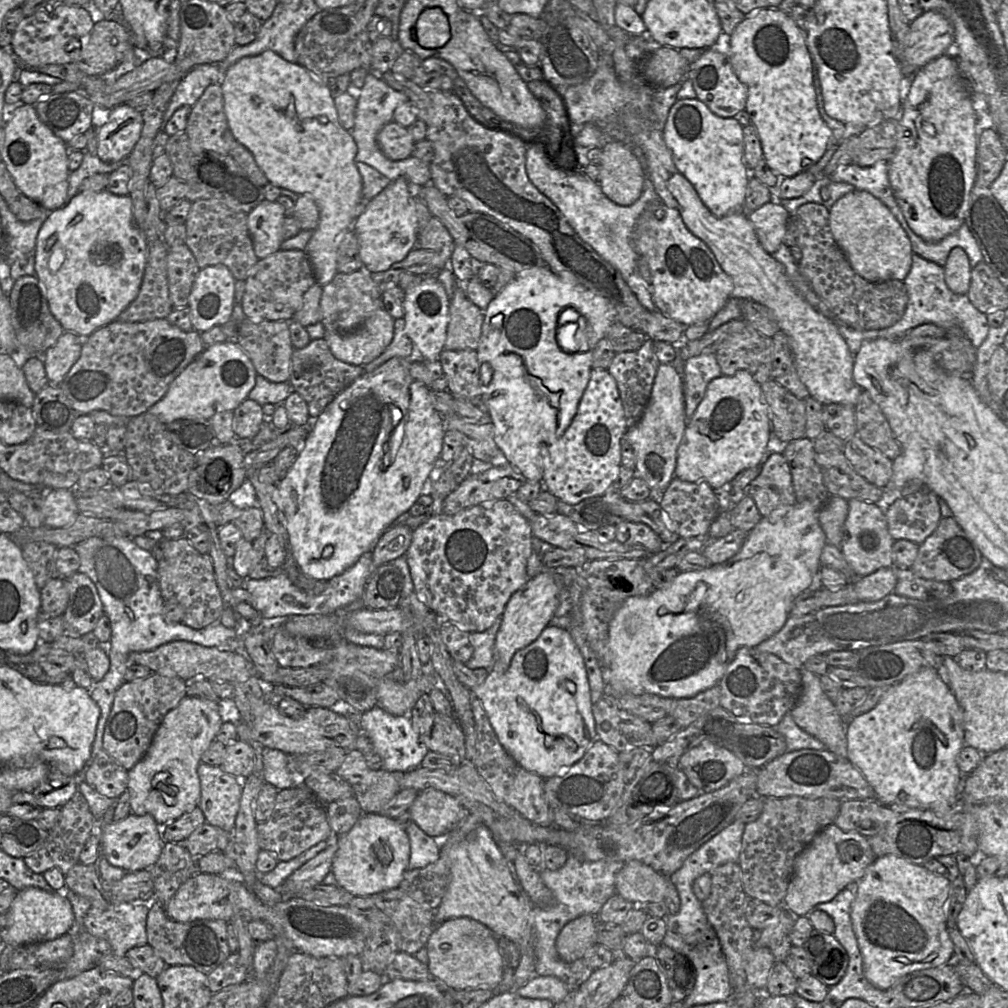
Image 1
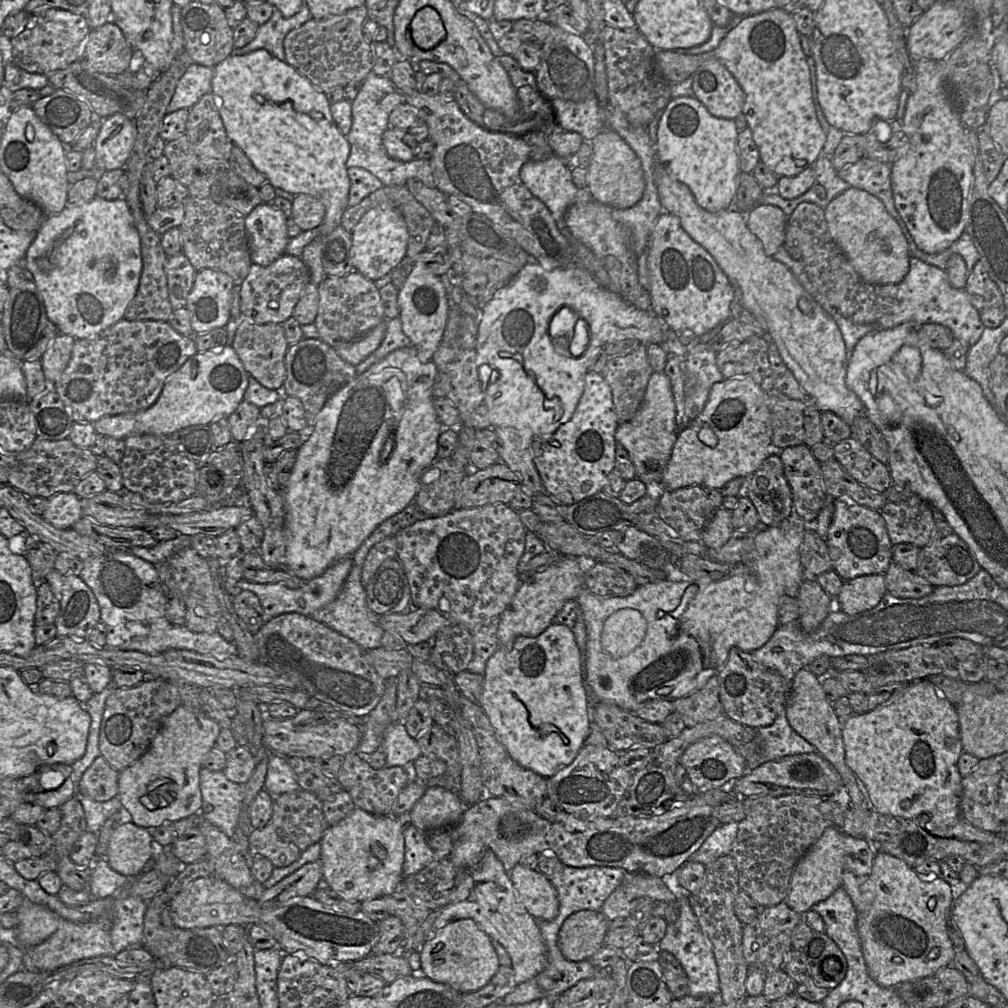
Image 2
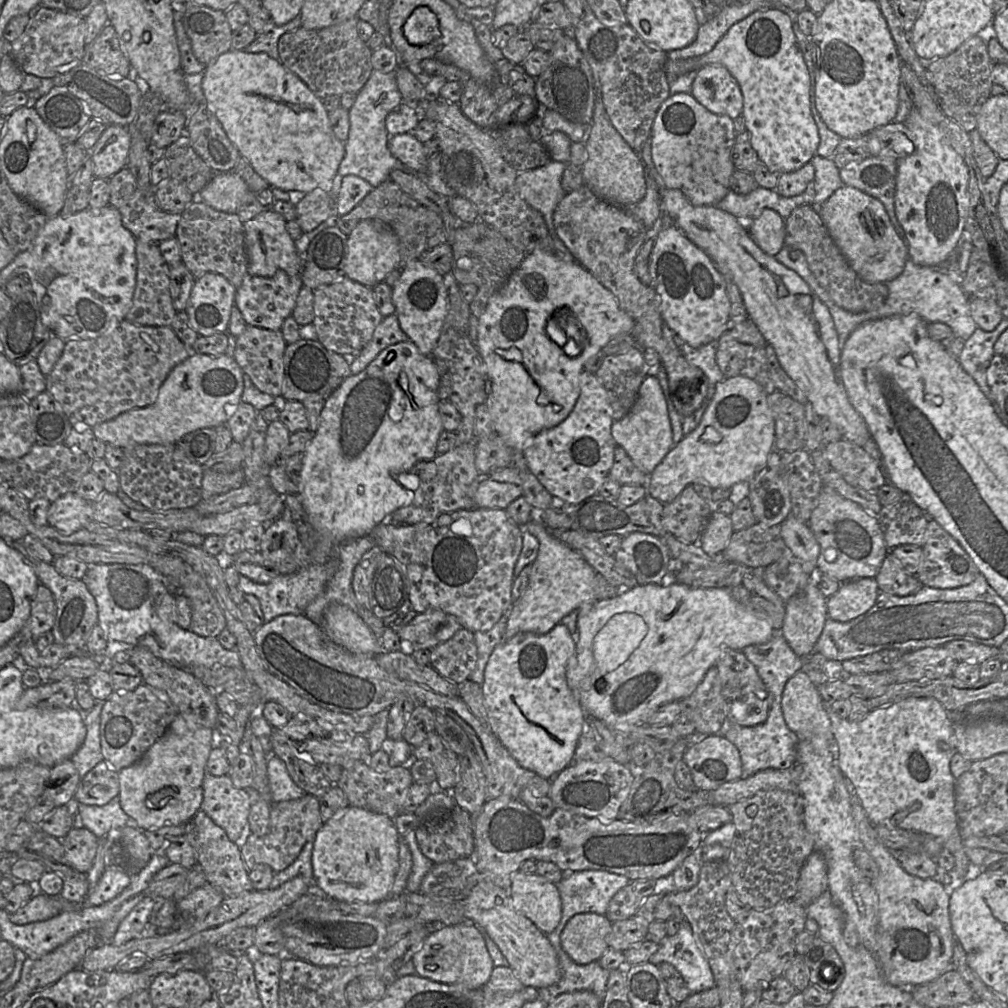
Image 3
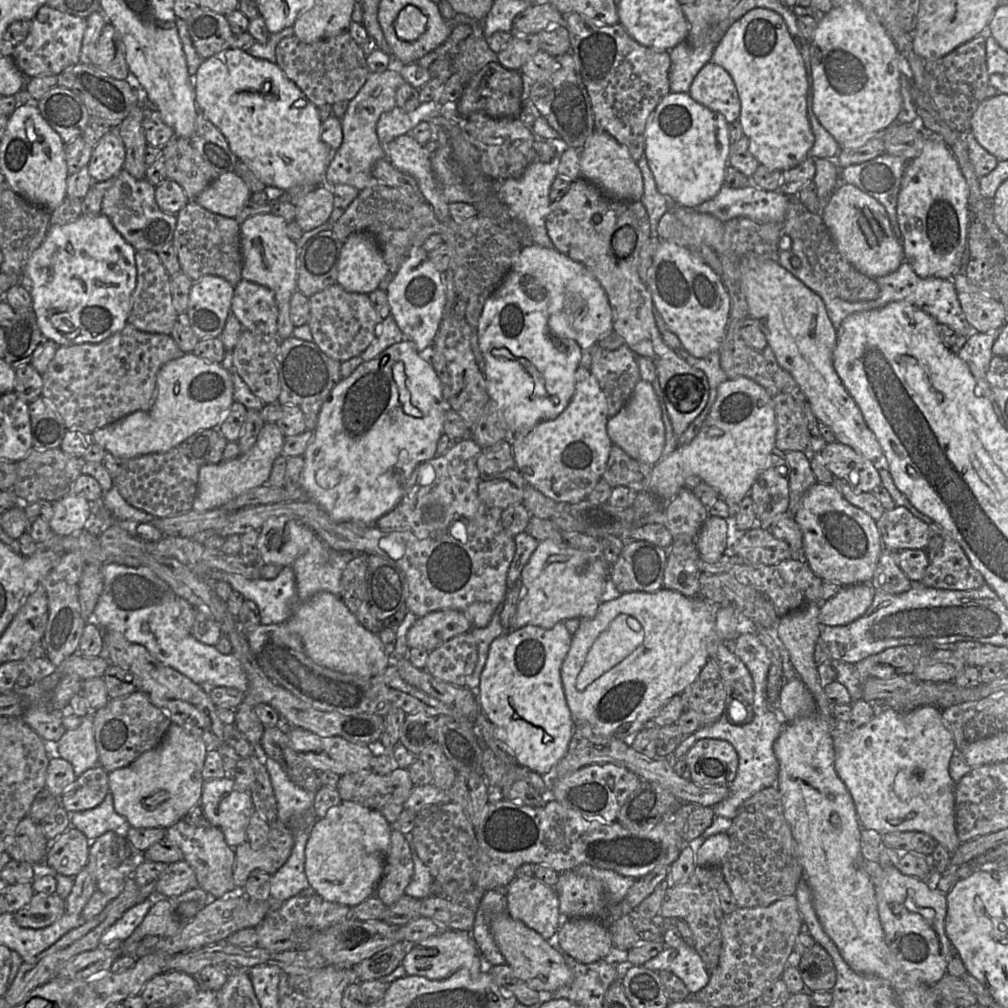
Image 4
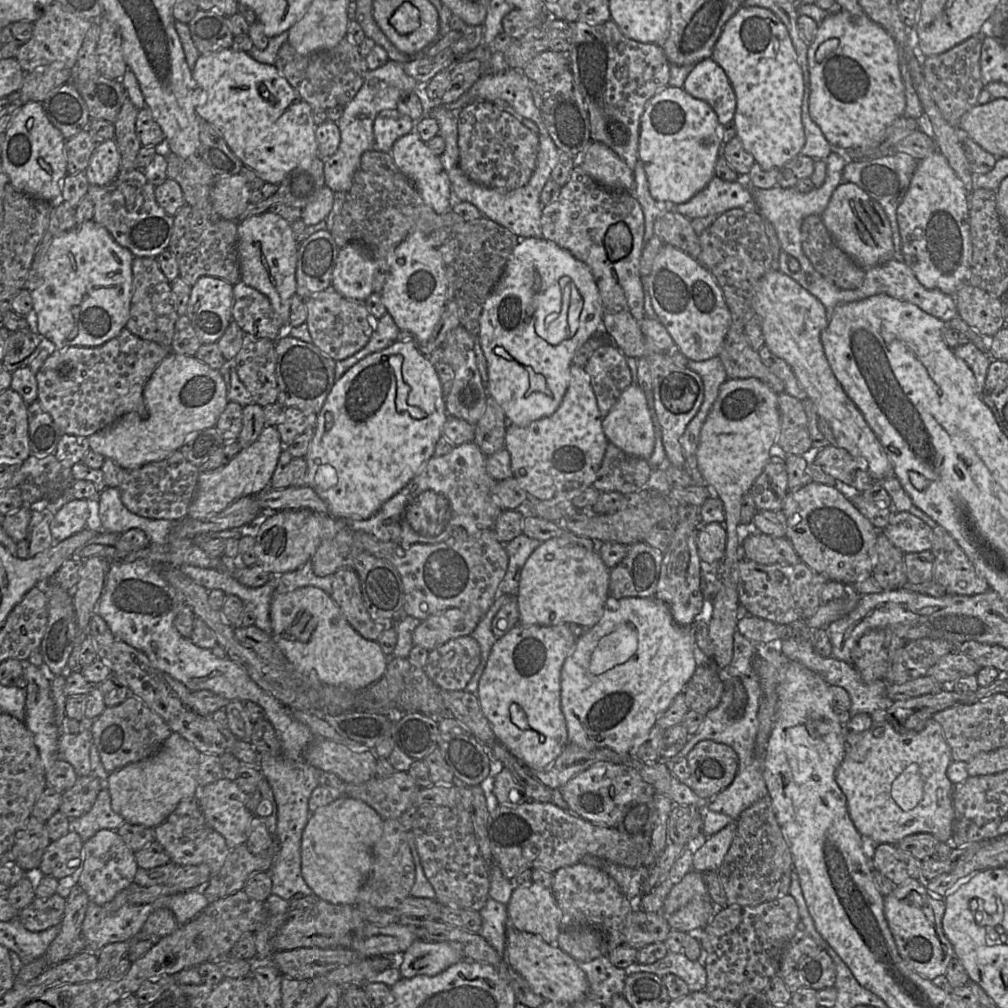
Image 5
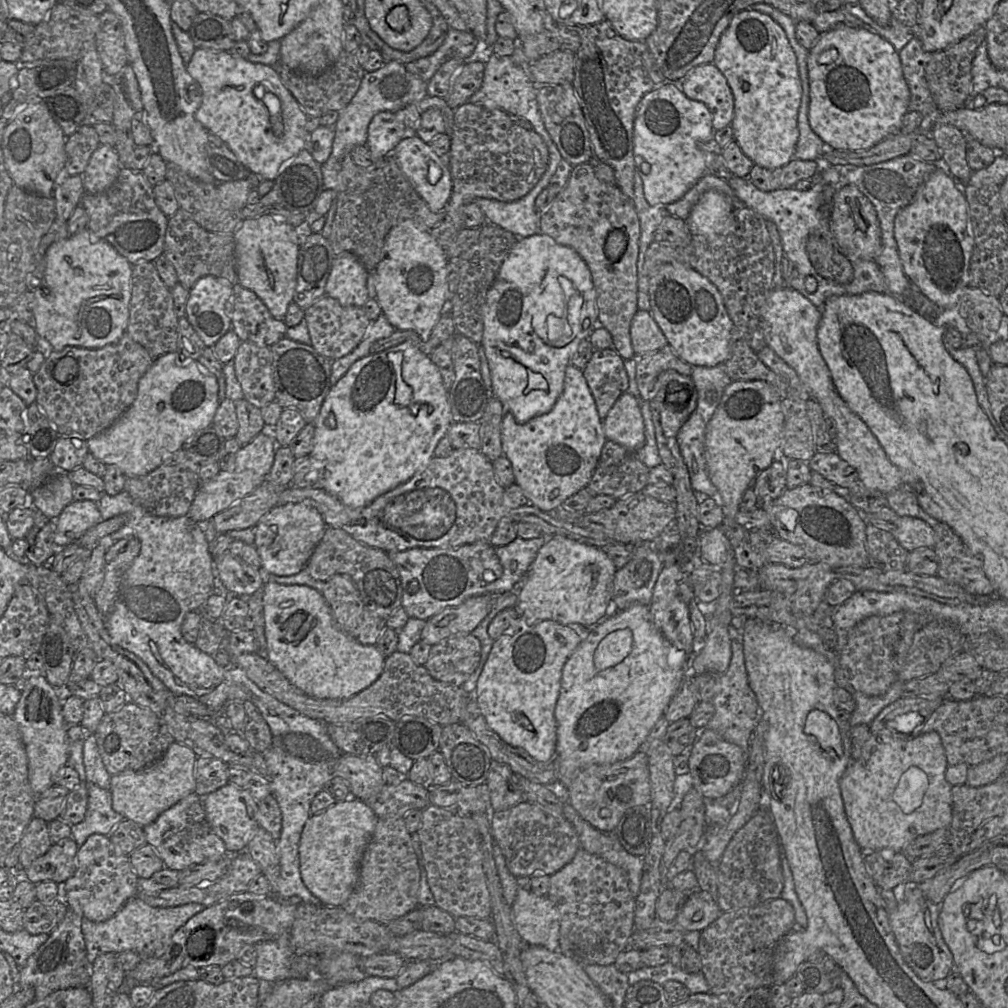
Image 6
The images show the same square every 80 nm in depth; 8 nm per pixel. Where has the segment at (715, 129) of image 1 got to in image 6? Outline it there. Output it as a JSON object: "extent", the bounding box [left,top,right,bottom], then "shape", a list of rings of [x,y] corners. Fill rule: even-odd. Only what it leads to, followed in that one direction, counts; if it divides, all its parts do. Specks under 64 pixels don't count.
{"extent":[633,83,720,205],"shape":[[[663,83],[642,97],[634,119],[633,155],[650,205],[674,203],[707,173],[707,153],[720,151],[714,140],[715,132],[708,107],[686,97],[679,84]],[[642,162],[650,168],[647,174],[640,171]]]}

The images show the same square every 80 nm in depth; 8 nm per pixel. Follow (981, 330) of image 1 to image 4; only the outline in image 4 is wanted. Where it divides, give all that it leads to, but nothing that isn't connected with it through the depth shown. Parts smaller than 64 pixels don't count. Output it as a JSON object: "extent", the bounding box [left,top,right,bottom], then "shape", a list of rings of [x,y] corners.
{"extent":[781,194,973,337],"shape":[[[798,194],[796,196],[788,197],[788,207],[784,220],[781,224],[781,234],[790,237],[790,251],[792,255],[800,259],[803,268],[794,268],[789,264],[787,264],[787,268],[793,276],[799,279],[819,297],[821,297],[825,304],[828,317],[836,331],[840,327],[842,321],[853,313],[880,309],[890,302],[907,302],[932,316],[938,322],[938,324],[947,325],[957,334],[957,336],[968,337],[972,333],[973,329],[965,318],[957,297],[957,292],[953,280],[940,279],[936,277],[920,278],[915,274],[910,264],[906,261],[903,261],[899,268],[893,273],[876,279],[876,282],[879,286],[879,295],[875,300],[848,302],[832,295],[826,286],[821,282],[821,280],[815,276],[812,267],[809,264],[805,253],[803,252],[802,241],[795,234],[796,219],[800,216],[800,214],[803,214],[805,211],[807,211],[807,208],[799,200]]]}

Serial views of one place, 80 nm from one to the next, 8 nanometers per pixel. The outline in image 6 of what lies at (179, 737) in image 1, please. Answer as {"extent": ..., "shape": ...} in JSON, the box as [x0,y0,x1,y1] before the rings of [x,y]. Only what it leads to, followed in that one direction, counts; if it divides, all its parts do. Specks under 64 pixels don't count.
{"extent":[110,741,197,826],"shape":[[[174,741],[165,754],[151,765],[140,770],[125,770],[112,775],[110,792],[112,808],[124,819],[146,826],[181,799],[195,793],[195,763],[197,755],[188,746]]]}

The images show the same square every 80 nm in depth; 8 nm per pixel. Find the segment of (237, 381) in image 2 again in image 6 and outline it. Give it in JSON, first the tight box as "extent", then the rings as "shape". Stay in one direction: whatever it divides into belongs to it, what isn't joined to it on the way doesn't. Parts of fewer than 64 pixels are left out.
{"extent":[87,352,219,477],"shape":[[[177,352],[156,360],[140,378],[137,396],[132,405],[108,428],[87,440],[89,453],[105,465],[114,465],[126,477],[145,476],[182,449],[184,443],[198,431],[213,424],[219,406],[218,381],[197,360],[181,360]]]}

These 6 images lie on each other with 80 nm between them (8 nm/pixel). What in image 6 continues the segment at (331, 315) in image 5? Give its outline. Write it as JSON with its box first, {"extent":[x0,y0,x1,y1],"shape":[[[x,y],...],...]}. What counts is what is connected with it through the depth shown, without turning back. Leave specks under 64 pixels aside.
{"extent":[304,294,370,361],"shape":[[[324,294],[304,312],[311,345],[317,353],[332,361],[352,352],[363,339],[370,321],[363,307],[343,306]]]}

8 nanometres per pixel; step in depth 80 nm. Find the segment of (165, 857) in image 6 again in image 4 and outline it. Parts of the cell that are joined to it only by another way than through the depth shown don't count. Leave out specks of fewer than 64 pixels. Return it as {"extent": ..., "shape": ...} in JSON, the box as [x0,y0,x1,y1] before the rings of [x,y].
{"extent":[165,805,240,898],"shape":[[[200,805],[193,808],[177,823],[167,828],[165,838],[182,850],[183,860],[196,873],[198,887],[208,893],[211,898],[226,898],[240,892],[236,890],[233,881],[234,848],[227,845],[223,832],[205,818]]]}

